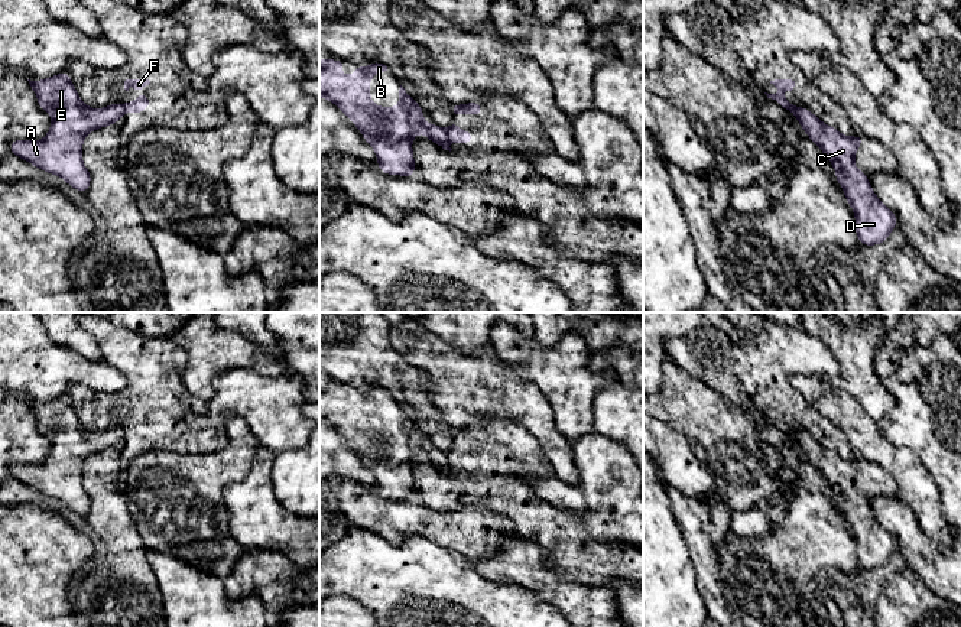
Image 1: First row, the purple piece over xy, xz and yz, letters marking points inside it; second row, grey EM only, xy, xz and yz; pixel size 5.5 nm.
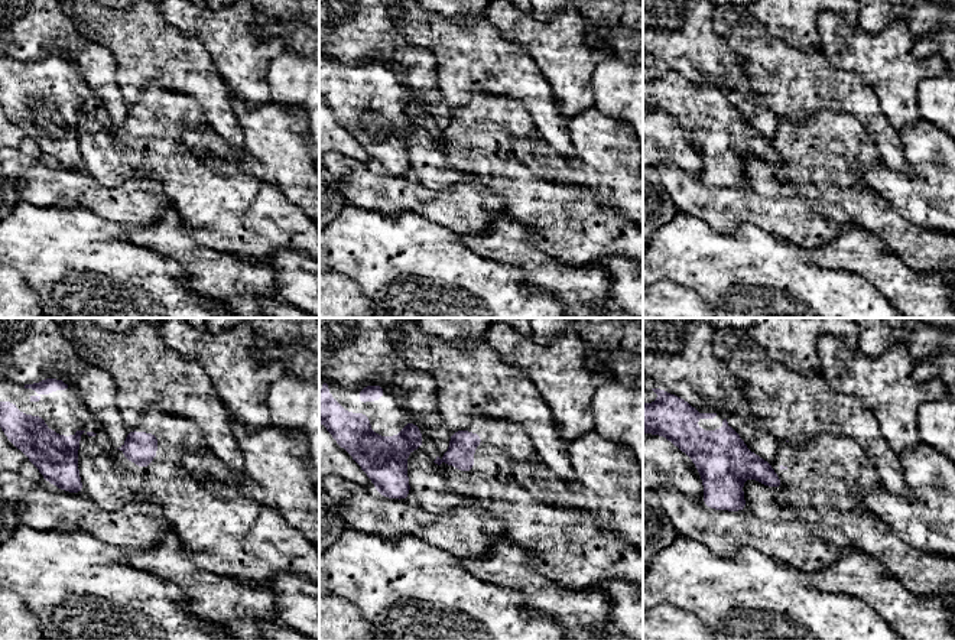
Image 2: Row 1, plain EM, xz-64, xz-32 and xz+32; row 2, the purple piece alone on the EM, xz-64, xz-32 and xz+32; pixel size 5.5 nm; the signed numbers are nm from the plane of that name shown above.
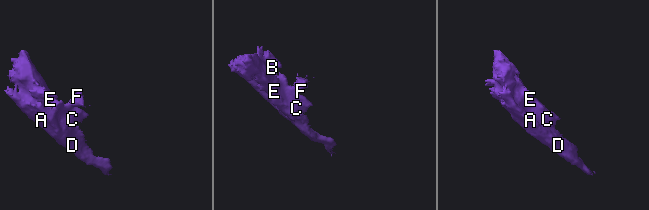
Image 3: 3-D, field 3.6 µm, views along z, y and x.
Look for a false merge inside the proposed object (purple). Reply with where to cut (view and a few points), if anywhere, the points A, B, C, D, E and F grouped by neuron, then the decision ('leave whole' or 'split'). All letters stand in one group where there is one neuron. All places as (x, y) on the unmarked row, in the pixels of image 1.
xz (445, 454), (448, 464) | A B C D E / F | split

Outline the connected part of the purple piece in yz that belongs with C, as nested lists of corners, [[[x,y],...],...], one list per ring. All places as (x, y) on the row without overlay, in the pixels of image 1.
[[[795,431],[792,435],[808,461],[834,490],[835,503],[854,535],[857,563],[863,569],[877,569],[887,565],[890,555],[897,552],[896,537],[873,516],[866,496],[854,491],[856,474],[863,468],[863,458],[844,459],[805,431]]]

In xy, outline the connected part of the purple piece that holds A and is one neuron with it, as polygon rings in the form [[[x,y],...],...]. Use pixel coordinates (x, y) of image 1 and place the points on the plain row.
[[[68,394],[27,405],[36,416],[38,429],[49,436],[52,446],[42,464],[13,464],[10,477],[87,517],[91,497],[82,485],[82,465],[88,457],[123,444],[124,429],[114,426],[100,433],[90,432],[78,420]]]

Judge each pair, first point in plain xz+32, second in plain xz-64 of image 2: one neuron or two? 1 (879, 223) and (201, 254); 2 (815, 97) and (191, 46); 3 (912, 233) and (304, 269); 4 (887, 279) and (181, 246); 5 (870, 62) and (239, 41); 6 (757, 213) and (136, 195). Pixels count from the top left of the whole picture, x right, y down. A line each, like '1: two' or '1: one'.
1: two
2: one
3: two
4: one
5: one
6: one

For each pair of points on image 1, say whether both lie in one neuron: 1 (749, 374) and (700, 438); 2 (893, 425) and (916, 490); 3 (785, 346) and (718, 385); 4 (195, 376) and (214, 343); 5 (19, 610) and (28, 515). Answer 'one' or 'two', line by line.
1: two
2: two
3: one
4: one
5: one

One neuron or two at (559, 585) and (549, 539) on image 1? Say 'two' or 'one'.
two

